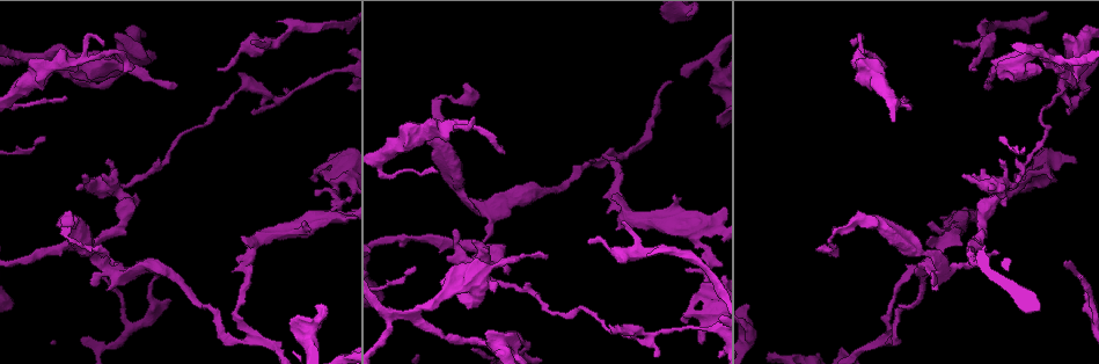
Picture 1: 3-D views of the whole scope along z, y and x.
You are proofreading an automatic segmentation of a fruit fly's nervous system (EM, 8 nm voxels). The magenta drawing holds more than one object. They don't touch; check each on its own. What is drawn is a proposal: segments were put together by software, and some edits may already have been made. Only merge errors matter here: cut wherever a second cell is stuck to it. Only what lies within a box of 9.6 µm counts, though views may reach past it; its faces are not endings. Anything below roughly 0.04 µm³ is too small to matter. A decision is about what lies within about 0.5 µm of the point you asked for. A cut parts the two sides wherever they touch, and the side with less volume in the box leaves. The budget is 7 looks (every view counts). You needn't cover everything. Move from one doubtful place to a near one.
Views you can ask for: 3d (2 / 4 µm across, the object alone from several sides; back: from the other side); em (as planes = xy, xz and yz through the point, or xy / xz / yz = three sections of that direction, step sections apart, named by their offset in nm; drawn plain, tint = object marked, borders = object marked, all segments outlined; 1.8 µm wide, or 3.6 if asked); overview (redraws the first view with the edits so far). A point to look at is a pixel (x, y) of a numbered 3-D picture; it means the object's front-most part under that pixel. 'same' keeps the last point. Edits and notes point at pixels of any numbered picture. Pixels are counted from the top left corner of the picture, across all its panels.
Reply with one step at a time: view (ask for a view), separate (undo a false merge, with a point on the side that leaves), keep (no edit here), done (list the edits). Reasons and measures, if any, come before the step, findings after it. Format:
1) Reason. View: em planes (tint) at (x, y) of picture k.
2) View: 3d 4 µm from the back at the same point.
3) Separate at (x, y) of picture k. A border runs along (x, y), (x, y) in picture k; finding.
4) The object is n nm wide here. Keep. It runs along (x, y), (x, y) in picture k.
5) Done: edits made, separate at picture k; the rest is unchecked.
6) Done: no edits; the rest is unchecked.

Sudden change in width. View: em xy step 4 (tint) at (75, 60) of picture 1.

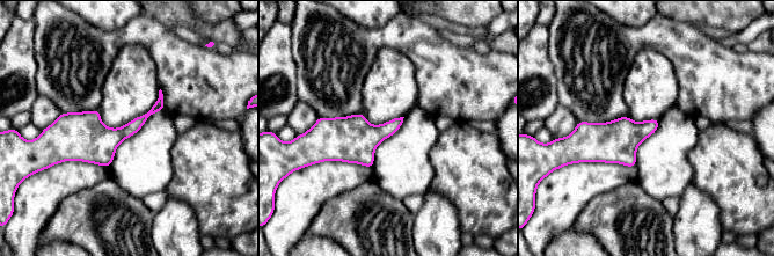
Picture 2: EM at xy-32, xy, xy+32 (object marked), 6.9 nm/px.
View: em planes (tint) at the same point.

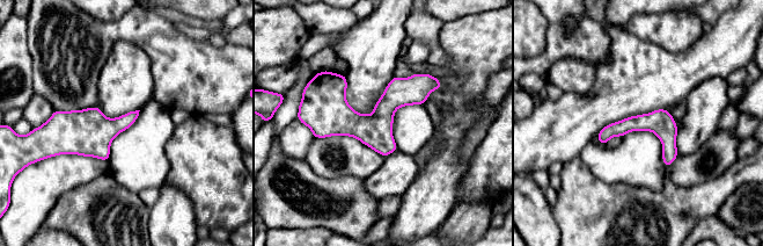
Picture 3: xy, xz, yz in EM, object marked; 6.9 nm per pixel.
The object is 180 nm wide here. Keep. It runs along (437, 84), (373, 121), (314, 117) in picture 3; all the same cell.

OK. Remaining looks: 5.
Sudden change in width. View: 3d 2 µm at (998, 183) of picture 1.

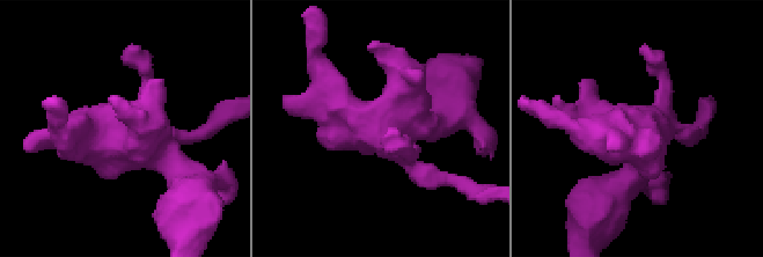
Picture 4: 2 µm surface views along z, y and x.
View: em yz step 8 (tint) at (135, 131) of picture 4.

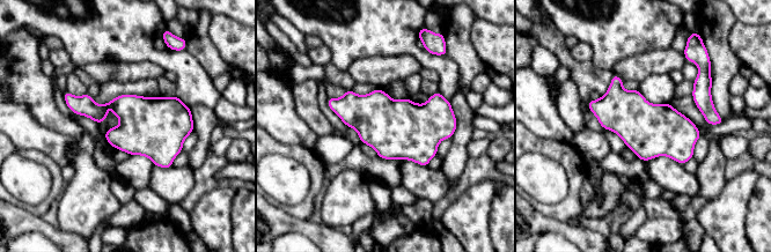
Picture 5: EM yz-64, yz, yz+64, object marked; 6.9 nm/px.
The object is 380 nm wide here. Keep. Continuous, no second cell.

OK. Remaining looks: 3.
Arms part here. View: 3d 4 µm at (249, 343) of picture 1.

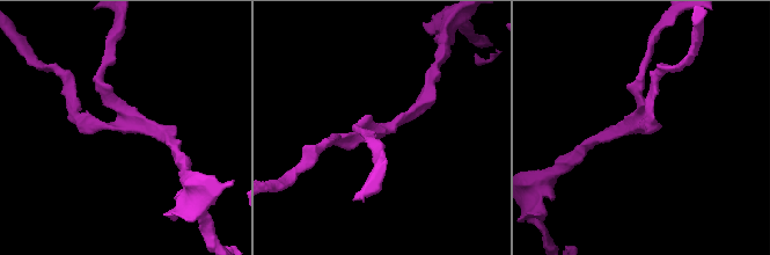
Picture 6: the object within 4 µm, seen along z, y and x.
3 arms meet here; shape alone is not enough. View: em planes (borders) at (379, 133) of picture 6.

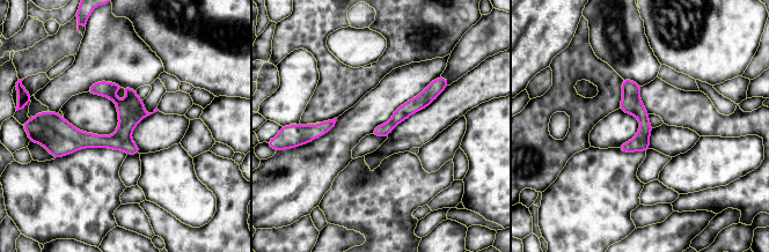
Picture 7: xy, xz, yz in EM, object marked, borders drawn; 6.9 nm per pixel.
The object is 90 nm wide here. Keep. It runs along (144, 113), (112, 140), (52, 120) in picture 7; continuous, no second cell.

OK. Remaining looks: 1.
Done: no edits; the rest is unchecked.

